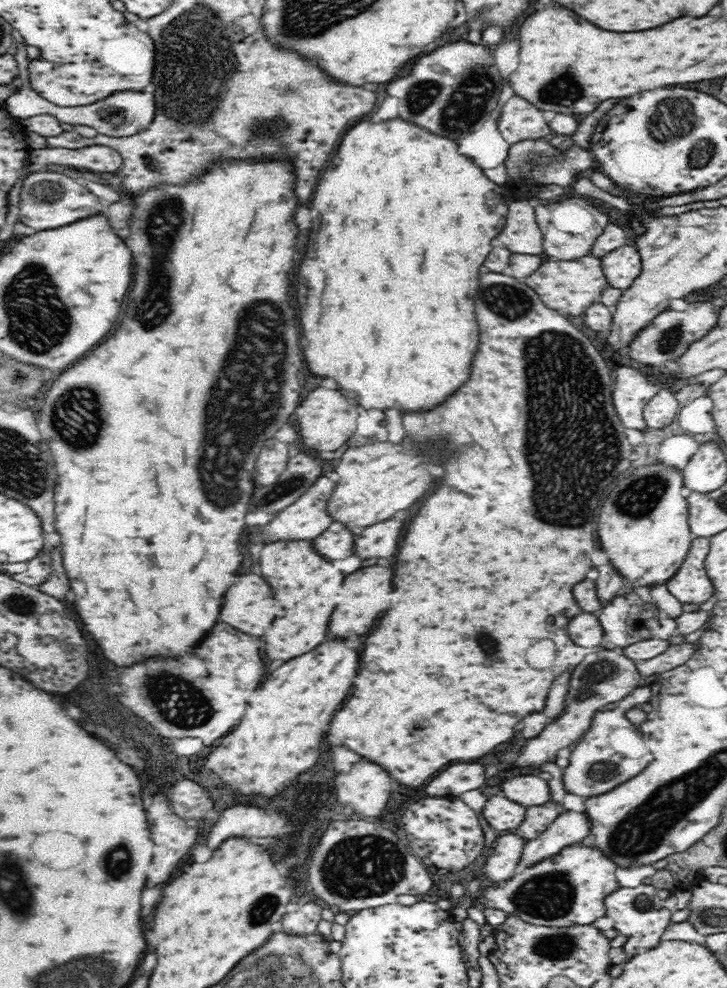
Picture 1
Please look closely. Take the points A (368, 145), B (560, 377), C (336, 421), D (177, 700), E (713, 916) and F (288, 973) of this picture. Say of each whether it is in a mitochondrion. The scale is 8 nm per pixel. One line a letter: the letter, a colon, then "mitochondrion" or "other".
A: other
B: mitochondrion
C: other
D: mitochondrion
E: mitochondrion
F: mitochondrion

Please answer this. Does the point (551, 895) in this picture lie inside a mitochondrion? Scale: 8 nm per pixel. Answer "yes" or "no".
yes

